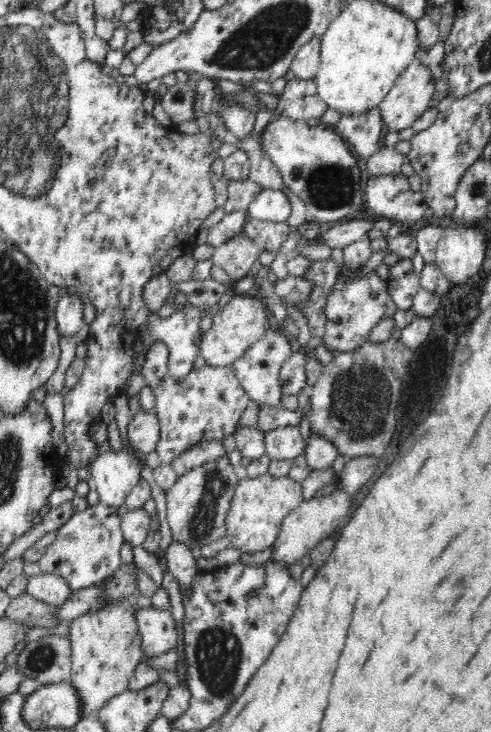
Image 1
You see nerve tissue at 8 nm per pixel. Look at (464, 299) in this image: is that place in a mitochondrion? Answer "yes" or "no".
yes

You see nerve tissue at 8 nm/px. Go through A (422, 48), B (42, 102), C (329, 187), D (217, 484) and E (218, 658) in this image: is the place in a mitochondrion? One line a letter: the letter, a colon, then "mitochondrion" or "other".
A: other
B: mitochondrion
C: mitochondrion
D: mitochondrion
E: mitochondrion

